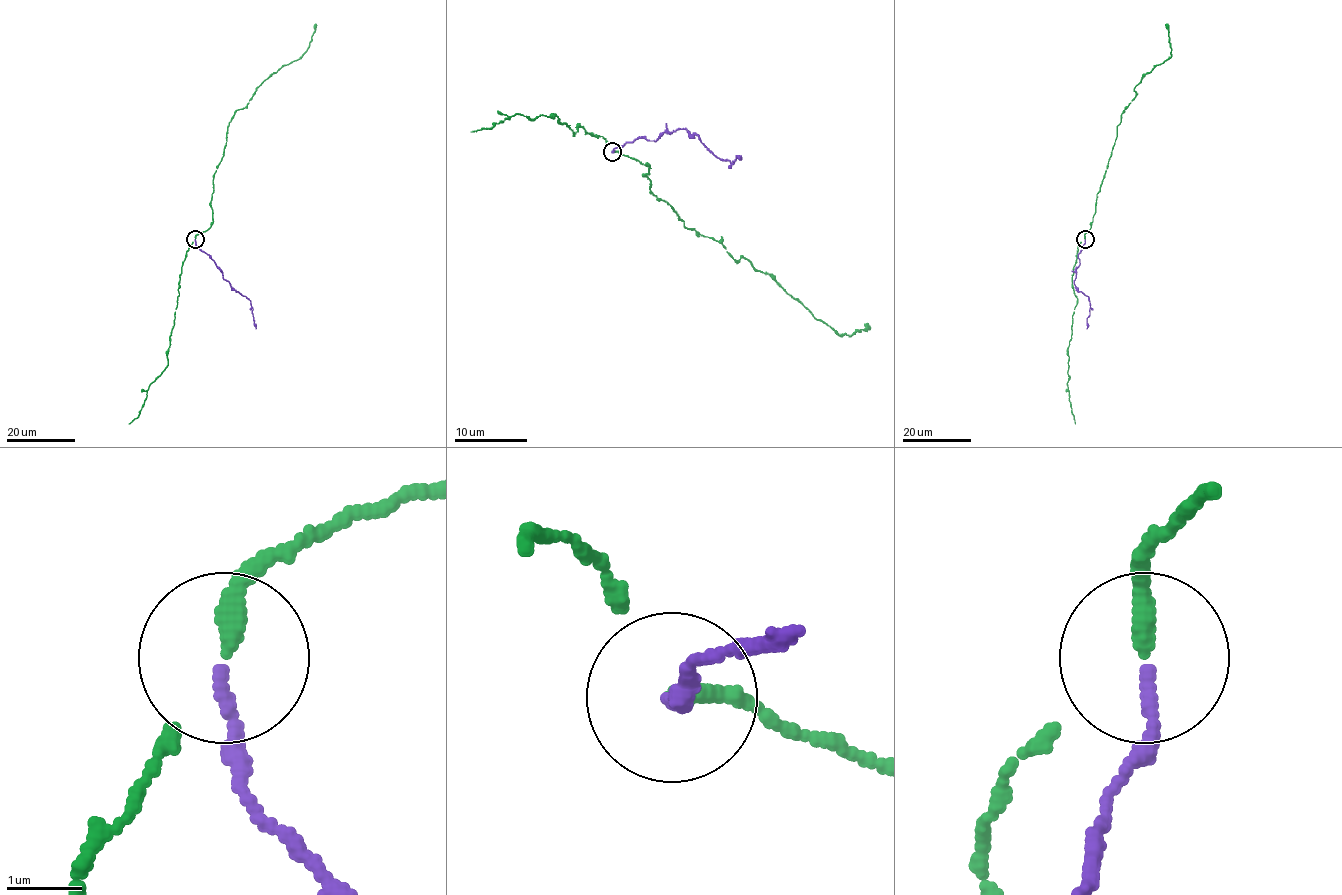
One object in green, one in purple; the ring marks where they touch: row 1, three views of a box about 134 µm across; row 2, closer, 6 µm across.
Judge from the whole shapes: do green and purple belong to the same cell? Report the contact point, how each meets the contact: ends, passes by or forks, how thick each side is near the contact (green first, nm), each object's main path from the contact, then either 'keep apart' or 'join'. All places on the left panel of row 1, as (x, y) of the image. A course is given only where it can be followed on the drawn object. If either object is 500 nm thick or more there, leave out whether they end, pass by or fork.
at (195, 239); green passes by; purple ends there; 190 nm thick on the green side, 140 nm on the other; green runs (195, 239), (212, 221), (213, 177), (231, 118), (246, 106), (264, 81), (301, 56), (315, 23); purple runs (195, 239), (195, 244), (208, 255), (223, 277), (251, 302), (256, 329); keep apart

